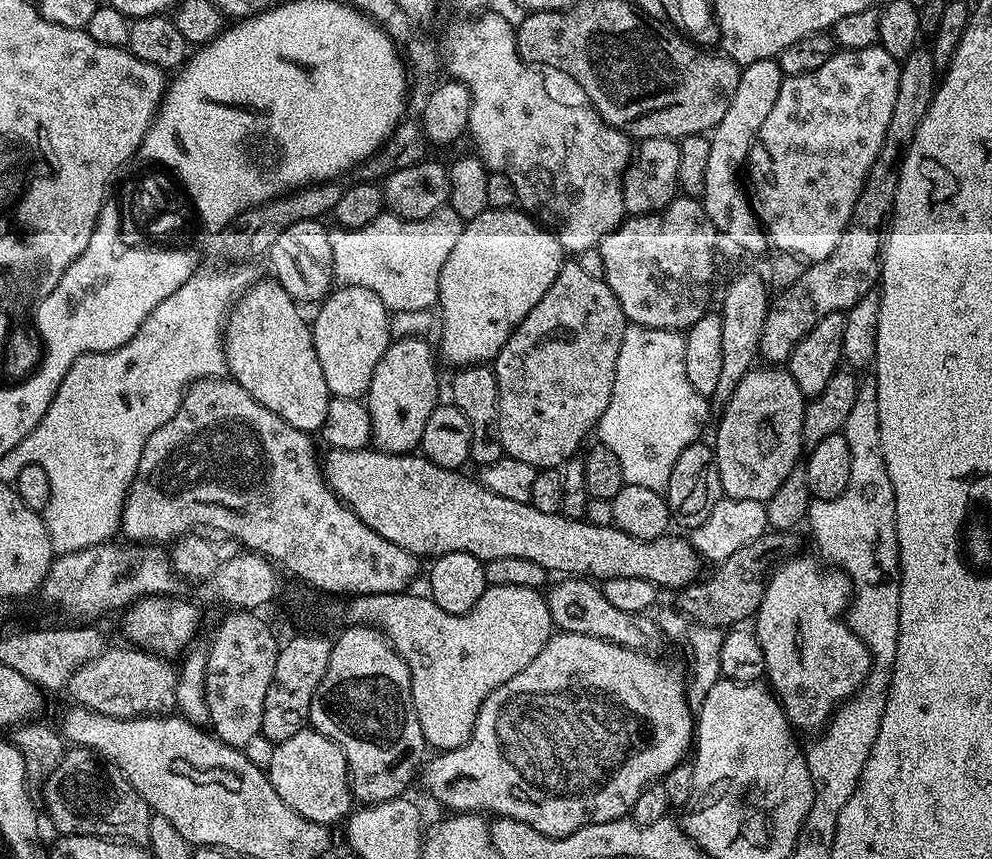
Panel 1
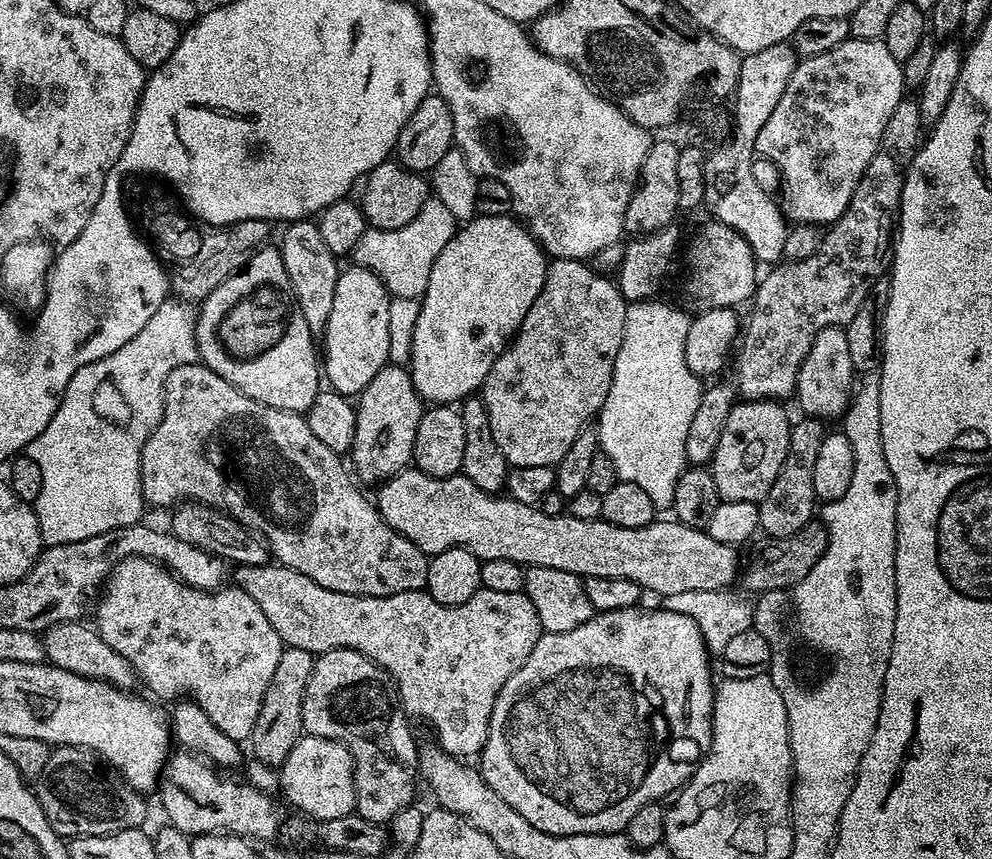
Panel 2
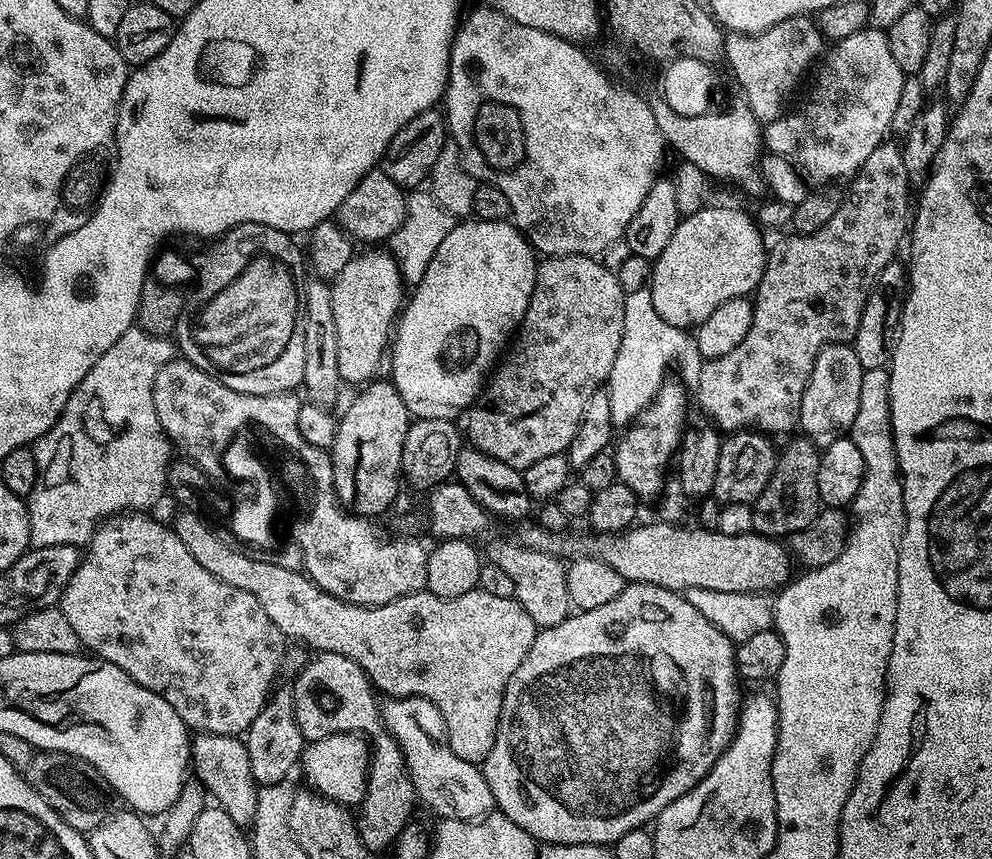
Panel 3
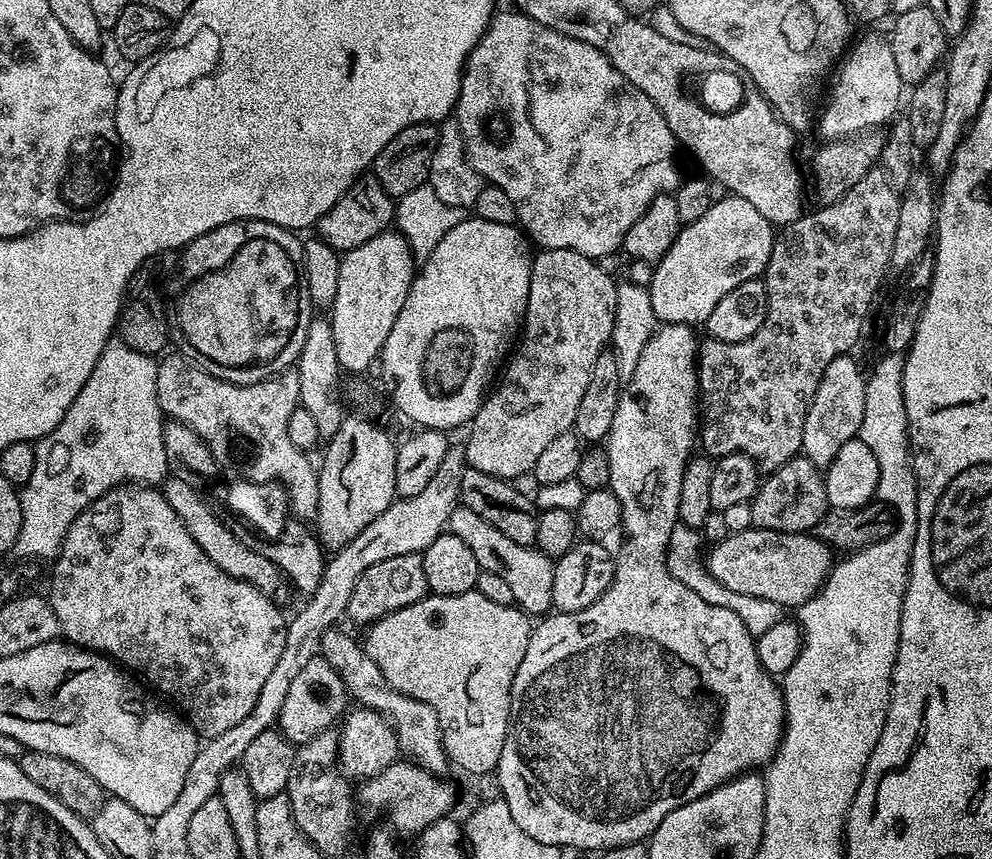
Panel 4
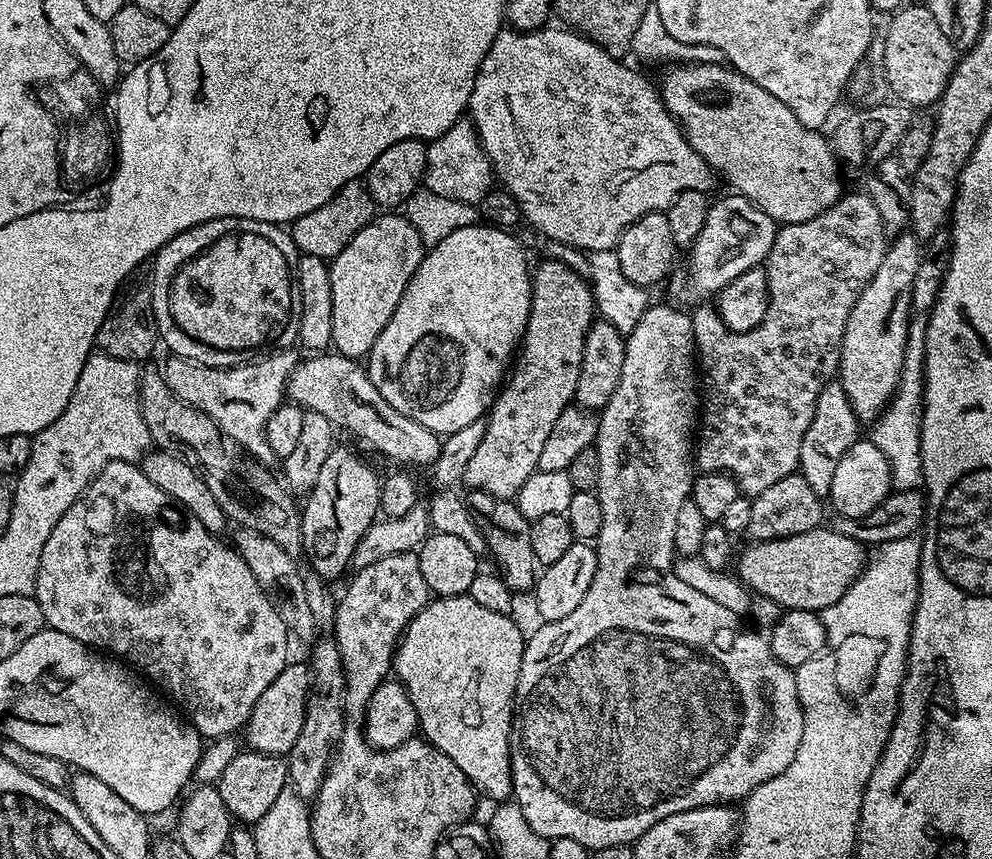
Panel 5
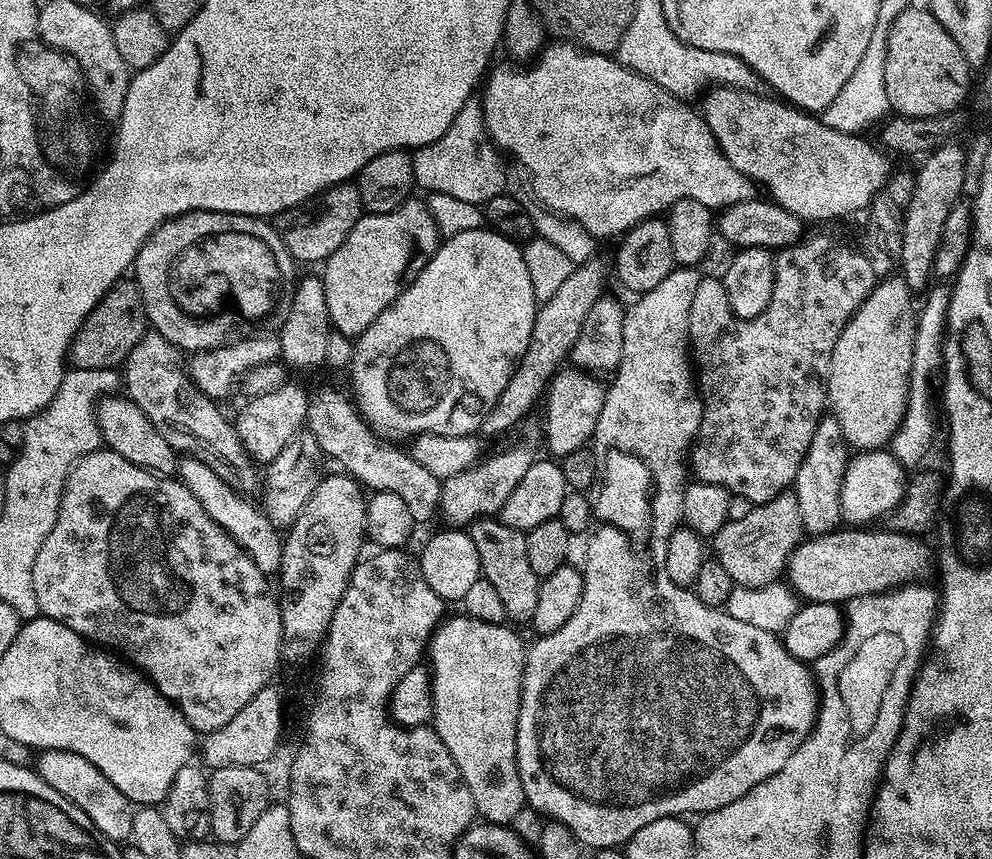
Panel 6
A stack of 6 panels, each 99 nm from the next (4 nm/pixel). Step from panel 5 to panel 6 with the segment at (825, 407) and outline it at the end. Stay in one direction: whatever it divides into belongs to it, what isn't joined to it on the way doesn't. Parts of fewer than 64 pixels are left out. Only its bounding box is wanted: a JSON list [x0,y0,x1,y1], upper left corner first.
[794,414,850,536]

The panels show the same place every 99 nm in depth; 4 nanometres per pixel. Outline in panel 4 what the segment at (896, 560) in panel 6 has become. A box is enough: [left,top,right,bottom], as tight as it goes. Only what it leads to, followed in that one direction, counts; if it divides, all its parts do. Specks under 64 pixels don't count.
[706,527,834,610]

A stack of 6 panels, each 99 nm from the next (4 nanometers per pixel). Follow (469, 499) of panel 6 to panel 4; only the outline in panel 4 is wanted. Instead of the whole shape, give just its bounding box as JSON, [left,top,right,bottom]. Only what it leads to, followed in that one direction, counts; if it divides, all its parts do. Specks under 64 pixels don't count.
[462,248,617,481]

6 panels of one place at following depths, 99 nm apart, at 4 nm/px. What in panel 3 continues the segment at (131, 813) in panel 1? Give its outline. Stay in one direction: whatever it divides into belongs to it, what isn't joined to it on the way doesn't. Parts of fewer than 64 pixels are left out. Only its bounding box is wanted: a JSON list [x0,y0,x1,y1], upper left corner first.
[26,751,113,834]

